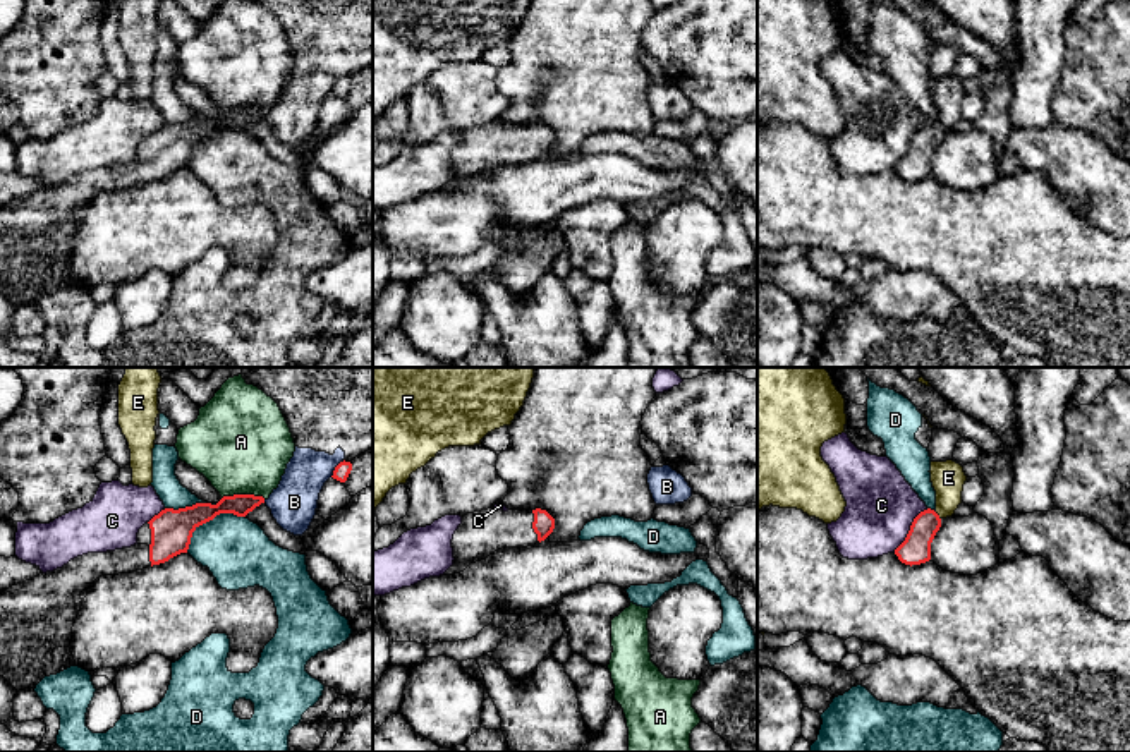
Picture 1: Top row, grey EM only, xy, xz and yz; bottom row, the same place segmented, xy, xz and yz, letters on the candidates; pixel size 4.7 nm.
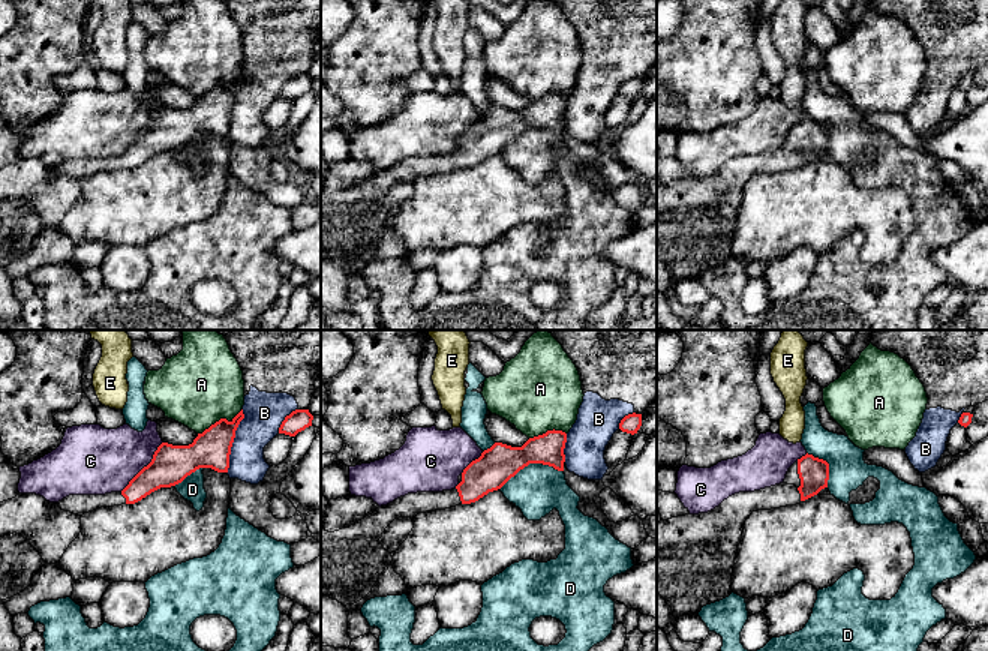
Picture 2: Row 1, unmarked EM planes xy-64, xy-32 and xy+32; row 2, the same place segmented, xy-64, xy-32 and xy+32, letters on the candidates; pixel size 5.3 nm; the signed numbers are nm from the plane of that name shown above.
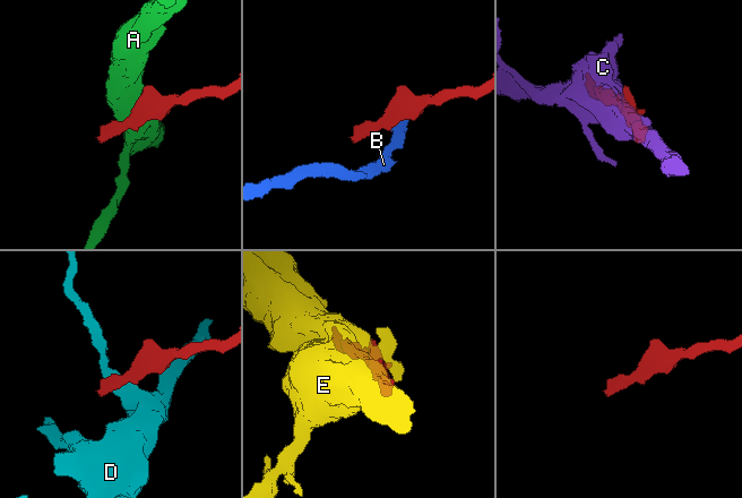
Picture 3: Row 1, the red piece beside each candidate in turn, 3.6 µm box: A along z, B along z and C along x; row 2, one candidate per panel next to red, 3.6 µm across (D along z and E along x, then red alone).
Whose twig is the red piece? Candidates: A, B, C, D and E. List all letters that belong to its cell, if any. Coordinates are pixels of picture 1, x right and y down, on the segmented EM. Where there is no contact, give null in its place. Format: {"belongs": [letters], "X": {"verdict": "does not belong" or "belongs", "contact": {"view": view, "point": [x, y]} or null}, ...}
{"belongs": [], "A": {"verdict": "does not belong", "contact": {"view": "xy", "point": [244, 495]}}, "B": {"verdict": "does not belong", "contact": {"view": "xy", "point": [335, 467]}}, "C": {"verdict": "does not belong", "contact": {"view": "yz", "point": [911, 529]}}, "D": {"verdict": "does not belong", "contact": {"view": "xy", "point": [208, 521]}}, "E": {"verdict": "does not belong", "contact": {"view": "yz", "point": [938, 515]}}}

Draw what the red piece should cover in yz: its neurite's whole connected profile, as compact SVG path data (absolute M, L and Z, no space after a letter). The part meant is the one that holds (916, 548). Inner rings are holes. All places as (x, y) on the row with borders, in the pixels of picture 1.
M927 508L920 512L905 537L905 541L895 549L898 560L905 565L920 565L931 560L931 543L941 527L939 515Z

